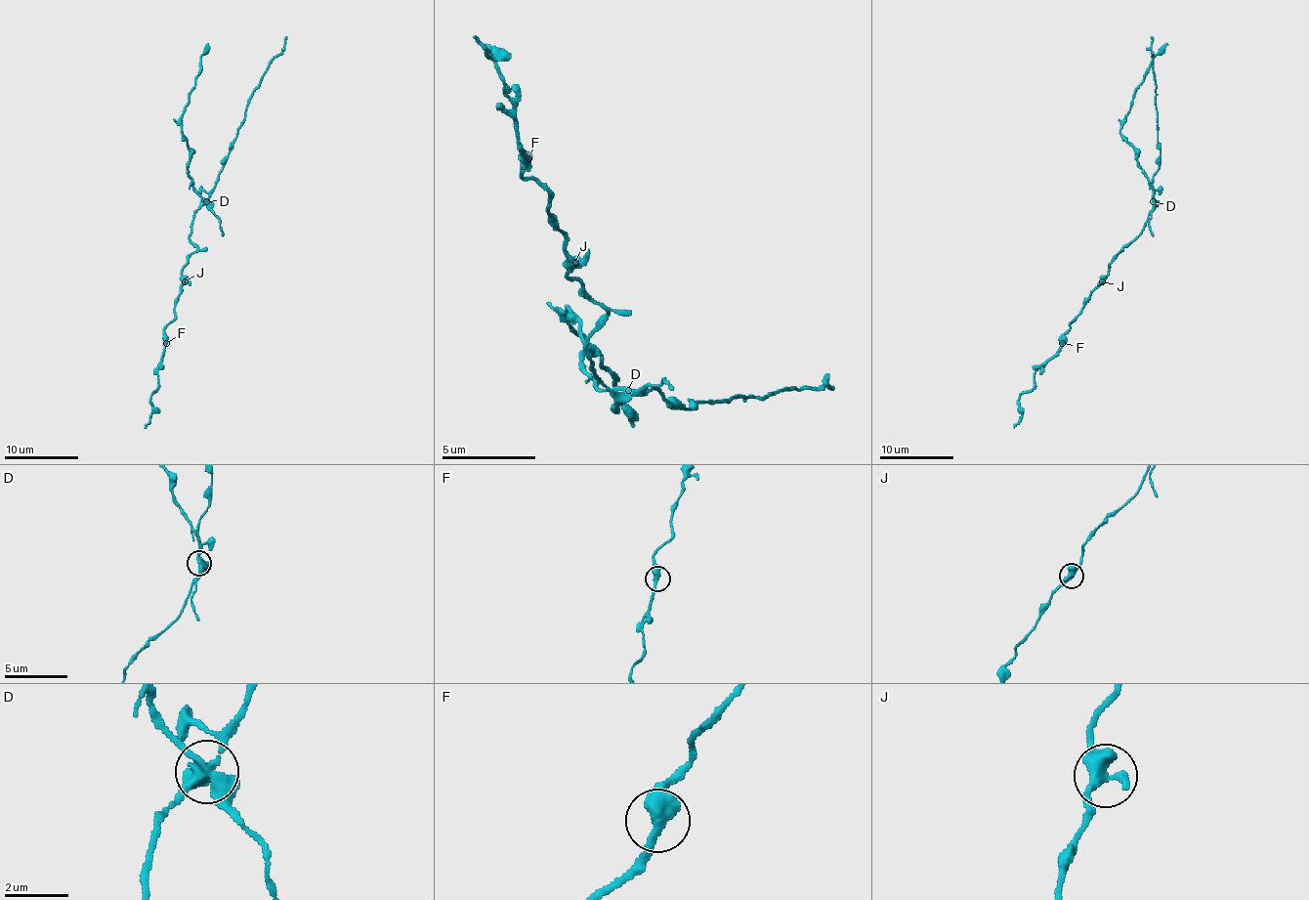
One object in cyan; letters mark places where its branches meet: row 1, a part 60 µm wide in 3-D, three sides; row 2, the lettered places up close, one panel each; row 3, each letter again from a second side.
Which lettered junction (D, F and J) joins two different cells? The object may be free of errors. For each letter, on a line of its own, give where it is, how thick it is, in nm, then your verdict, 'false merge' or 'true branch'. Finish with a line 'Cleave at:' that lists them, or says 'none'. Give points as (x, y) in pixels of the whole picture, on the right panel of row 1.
D: at (1153, 201); 400 nm thick; false merge
F: at (1062, 343); 440 nm thick; true branch
J: at (1102, 281); 380 nm thick; true branch
Cleave at: D

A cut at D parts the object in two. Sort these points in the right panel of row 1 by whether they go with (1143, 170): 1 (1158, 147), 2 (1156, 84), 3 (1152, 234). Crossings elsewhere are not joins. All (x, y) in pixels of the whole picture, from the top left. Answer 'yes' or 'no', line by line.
1: no
2: no
3: yes

